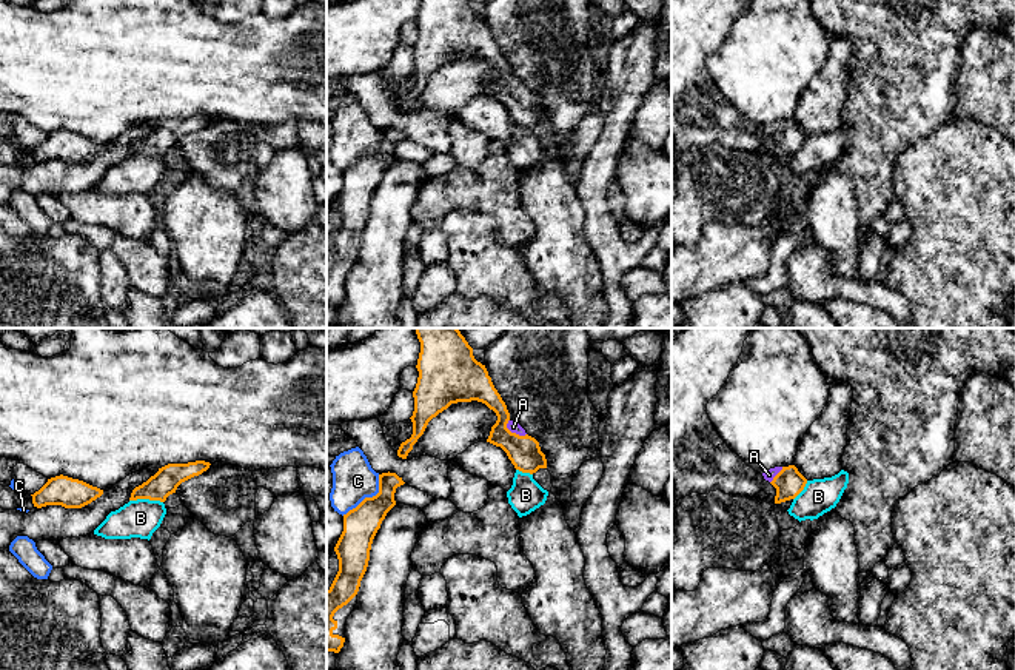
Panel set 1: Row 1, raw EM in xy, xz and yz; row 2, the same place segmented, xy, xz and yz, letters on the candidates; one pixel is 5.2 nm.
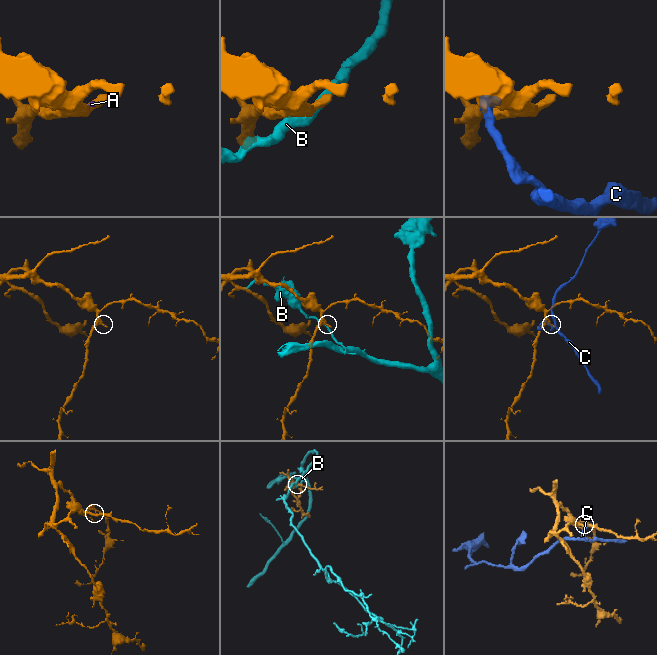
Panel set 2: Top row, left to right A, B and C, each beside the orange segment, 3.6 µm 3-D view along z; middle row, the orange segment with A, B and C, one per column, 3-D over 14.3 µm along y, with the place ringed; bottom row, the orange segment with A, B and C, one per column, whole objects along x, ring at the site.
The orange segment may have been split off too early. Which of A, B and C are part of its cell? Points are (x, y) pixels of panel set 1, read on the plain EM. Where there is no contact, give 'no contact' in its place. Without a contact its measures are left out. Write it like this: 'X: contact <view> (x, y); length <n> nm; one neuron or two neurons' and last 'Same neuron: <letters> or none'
A: contact xz (513, 88); length 130 nm; one neuron
B: contact xy (147, 153); length 180 nm; two neurons
C: contact xz (368, 153); length 300 nm; two neurons
Same neuron: A

